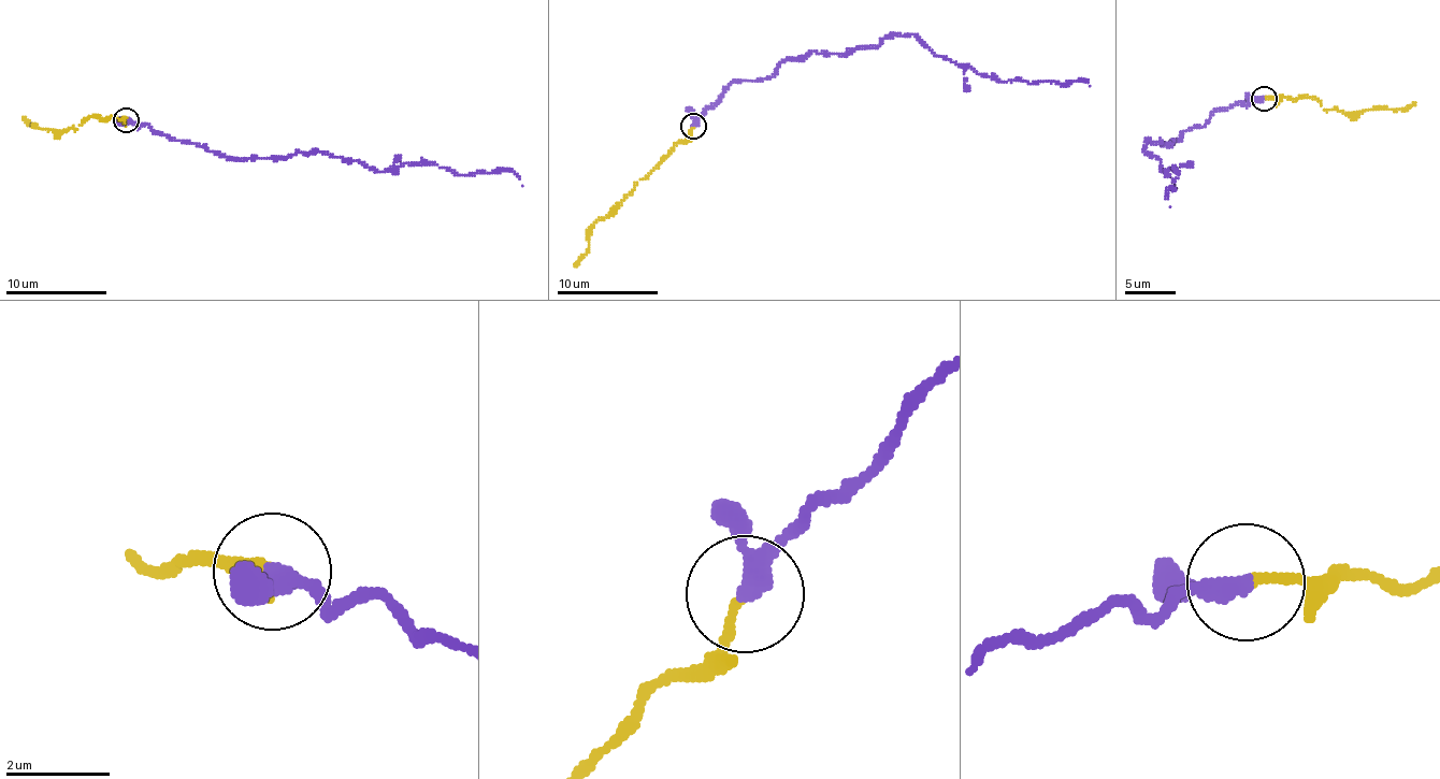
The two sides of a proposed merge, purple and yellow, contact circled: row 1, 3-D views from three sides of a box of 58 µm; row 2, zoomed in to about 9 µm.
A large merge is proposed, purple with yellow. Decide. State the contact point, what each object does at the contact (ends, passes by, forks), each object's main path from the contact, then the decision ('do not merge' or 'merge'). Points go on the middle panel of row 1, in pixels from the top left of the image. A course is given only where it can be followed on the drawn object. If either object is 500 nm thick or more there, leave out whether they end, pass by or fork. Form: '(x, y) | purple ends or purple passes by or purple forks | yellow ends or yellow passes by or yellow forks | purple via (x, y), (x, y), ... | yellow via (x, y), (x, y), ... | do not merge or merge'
(693, 126) | purple passes by | yellow ends | purple via (693, 126), (731, 84), (767, 78), (811, 51), (851, 54), (893, 35), (915, 34), (1002, 82), (1090, 86) | yellow via (694, 128), (636, 182), (621, 202), (601, 217), (589, 234), (589, 251), (574, 265) | merge

